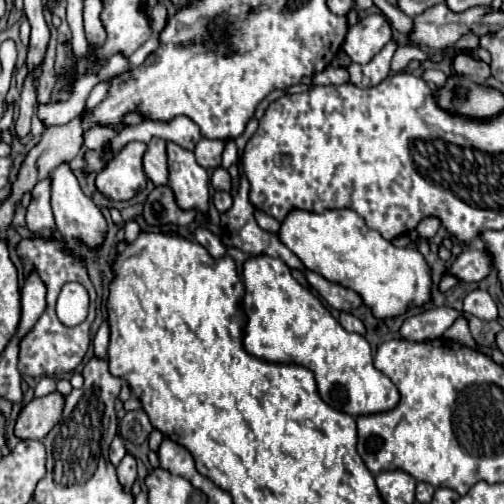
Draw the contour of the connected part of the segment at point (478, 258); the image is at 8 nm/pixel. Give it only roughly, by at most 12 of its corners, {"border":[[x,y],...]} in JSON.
{"border":[[463,251],[447,275],[481,281],[491,269],[485,251]]}

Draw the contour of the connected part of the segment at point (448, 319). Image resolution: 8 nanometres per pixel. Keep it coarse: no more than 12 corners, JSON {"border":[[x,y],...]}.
{"border":[[435,307],[405,319],[407,341],[439,339],[461,313]]}

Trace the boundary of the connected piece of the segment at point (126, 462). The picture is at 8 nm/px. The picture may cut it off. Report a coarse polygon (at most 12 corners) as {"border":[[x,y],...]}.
{"border":[[133,455],[123,457],[117,477],[123,491],[131,491],[137,479]]}

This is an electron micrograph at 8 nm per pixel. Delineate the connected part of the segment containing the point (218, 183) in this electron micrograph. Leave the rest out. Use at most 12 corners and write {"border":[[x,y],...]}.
{"border":[[217,167],[211,175],[215,191],[231,189],[231,175]]}

